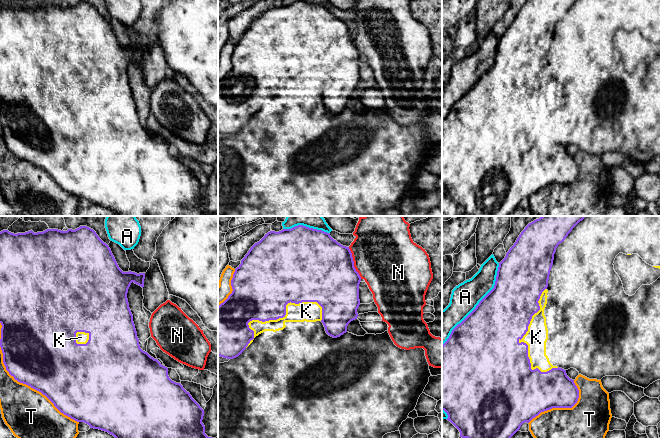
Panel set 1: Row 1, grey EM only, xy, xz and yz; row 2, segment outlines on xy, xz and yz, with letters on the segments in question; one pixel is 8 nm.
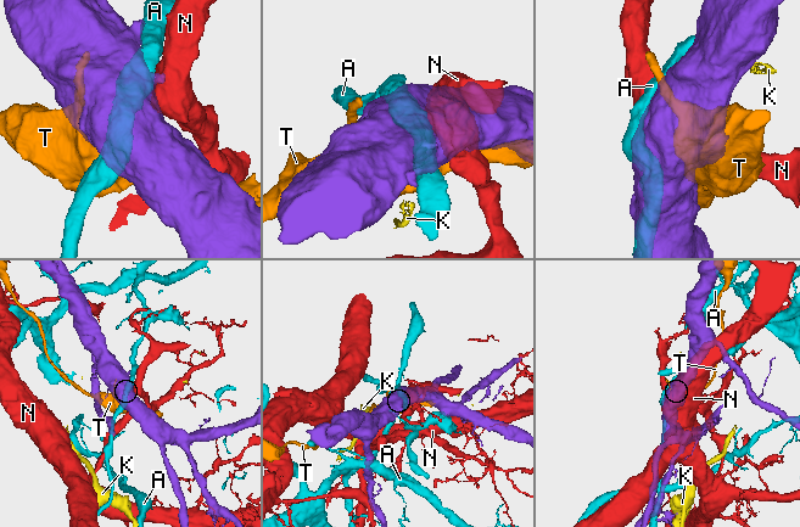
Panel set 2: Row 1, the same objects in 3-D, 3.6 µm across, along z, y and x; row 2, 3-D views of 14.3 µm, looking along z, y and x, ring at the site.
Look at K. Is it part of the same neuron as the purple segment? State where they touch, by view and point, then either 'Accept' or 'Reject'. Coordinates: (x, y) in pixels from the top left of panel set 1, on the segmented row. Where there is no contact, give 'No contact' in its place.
Touches purple at xz (277, 318). Reject

